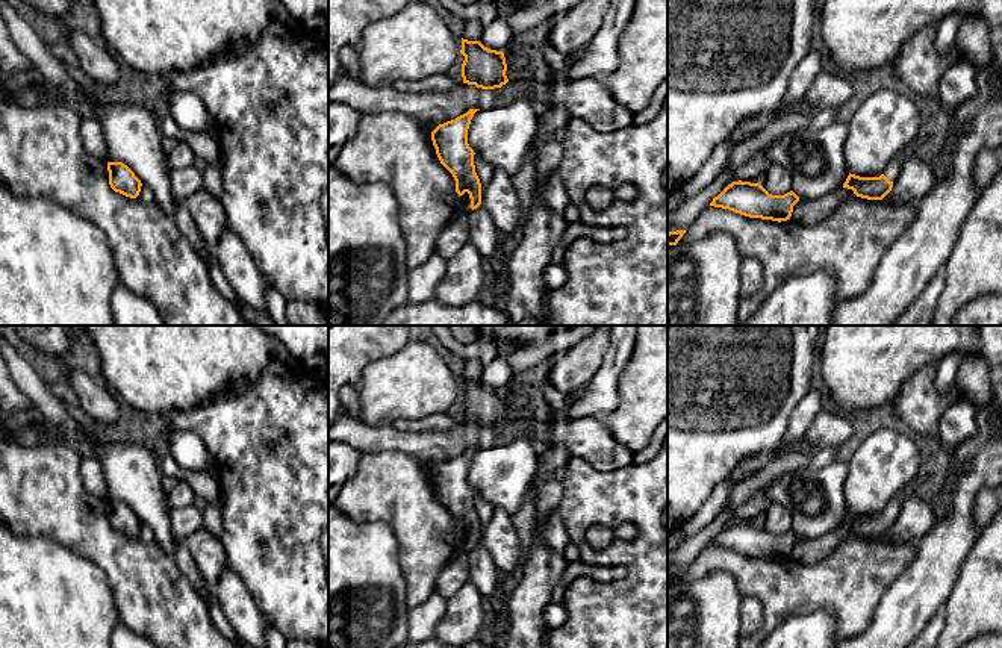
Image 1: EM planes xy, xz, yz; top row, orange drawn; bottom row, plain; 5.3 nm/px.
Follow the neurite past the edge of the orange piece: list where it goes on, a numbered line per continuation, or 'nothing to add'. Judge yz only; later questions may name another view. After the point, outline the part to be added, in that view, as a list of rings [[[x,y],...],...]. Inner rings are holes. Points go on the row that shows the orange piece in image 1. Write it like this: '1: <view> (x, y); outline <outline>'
1: yz (893, 167); outline [[[898,154],[896,157],[893,157],[887,167],[884,168],[884,176],[890,180],[895,182],[895,179],[899,176],[901,173],[901,167],[902,167],[902,160],[904,156]]]

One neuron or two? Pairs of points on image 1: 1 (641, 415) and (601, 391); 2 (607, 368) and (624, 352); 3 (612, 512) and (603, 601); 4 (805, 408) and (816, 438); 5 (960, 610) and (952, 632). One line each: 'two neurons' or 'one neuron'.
1: two neurons
2: one neuron
3: one neuron
4: two neurons
5: one neuron

